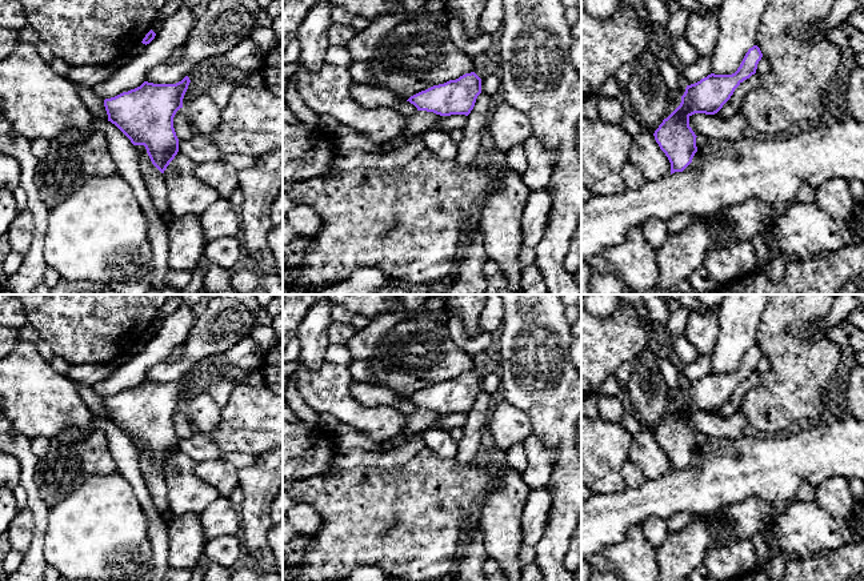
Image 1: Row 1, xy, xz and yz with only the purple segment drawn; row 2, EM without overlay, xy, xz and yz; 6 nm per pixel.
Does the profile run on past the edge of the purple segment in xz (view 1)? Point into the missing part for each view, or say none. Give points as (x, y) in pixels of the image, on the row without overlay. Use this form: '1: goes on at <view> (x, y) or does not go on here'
1: does not go on here

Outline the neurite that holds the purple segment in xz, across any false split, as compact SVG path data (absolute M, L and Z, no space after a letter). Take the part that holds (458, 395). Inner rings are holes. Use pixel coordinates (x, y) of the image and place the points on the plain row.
M465 372L456 378L433 384L411 394L407 400L417 409L433 410L440 414L465 413L475 405L481 392L481 377L475 372Z

